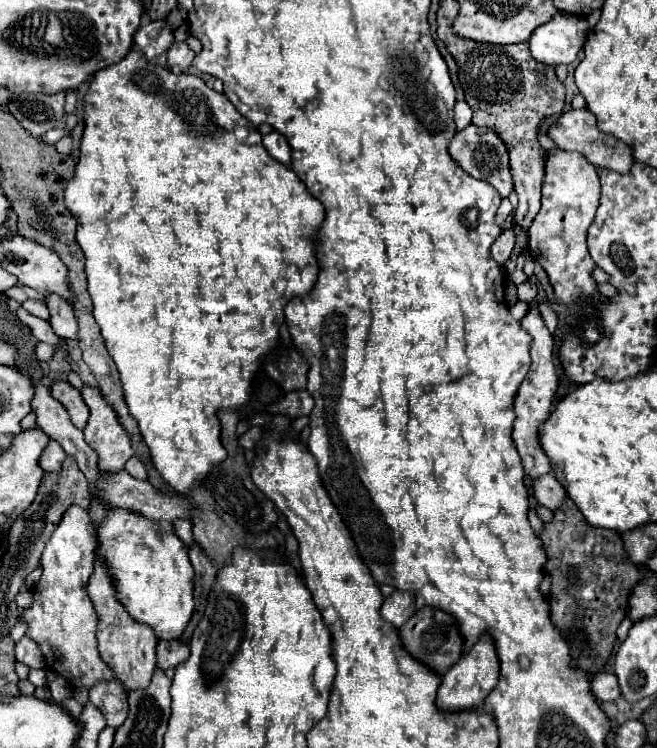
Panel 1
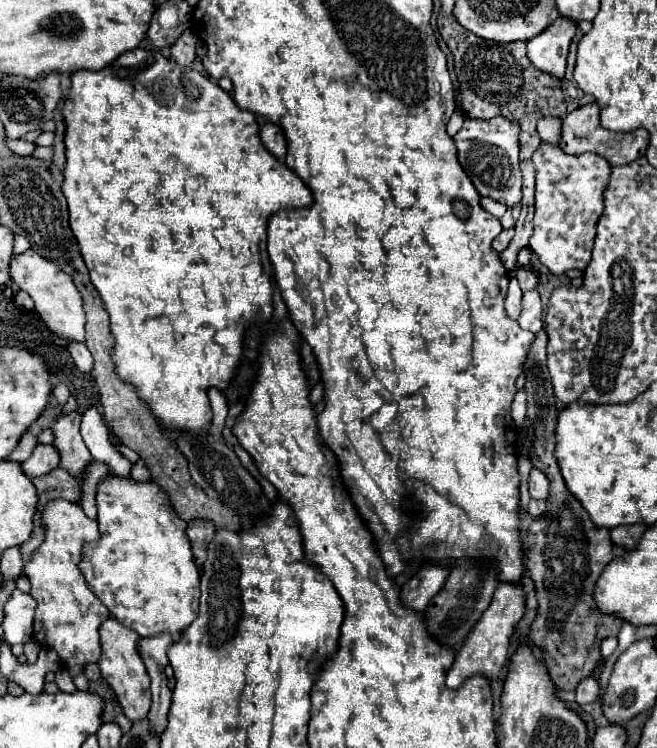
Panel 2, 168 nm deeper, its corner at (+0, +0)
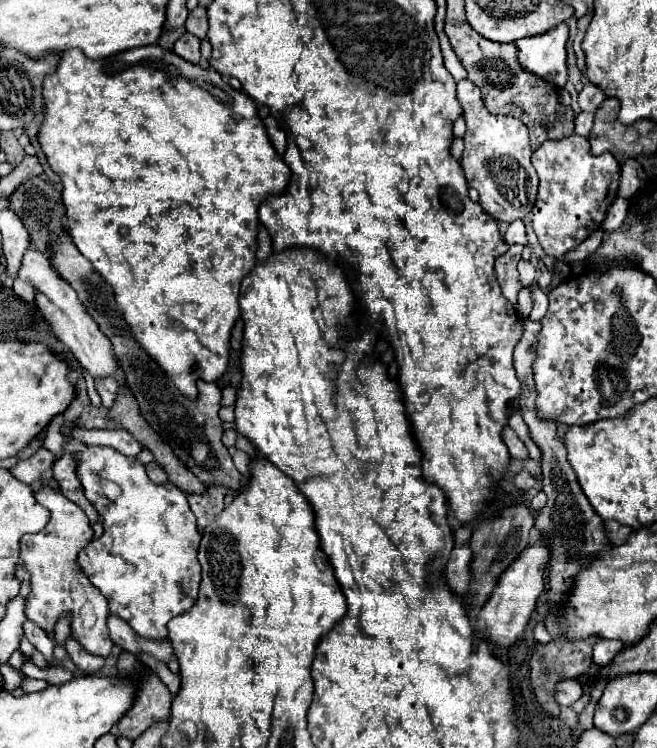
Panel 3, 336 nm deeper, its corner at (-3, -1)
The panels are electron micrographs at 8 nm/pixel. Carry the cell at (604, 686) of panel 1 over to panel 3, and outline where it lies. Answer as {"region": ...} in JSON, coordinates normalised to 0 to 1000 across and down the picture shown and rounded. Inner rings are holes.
{"region":[[[863,908],[860,913],[851,913],[845,929],[848,929],[848,940],[872,943],[887,929],[887,916],[878,908]]]}

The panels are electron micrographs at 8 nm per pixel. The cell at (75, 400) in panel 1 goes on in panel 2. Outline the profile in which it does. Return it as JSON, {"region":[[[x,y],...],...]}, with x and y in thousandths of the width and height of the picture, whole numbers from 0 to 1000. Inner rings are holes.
{"region":[[[107,551],[100,556],[88,556],[79,570],[85,580],[82,596],[91,604],[91,626],[104,628],[116,642],[125,642],[131,623],[140,618],[140,607],[122,583],[122,561],[125,556],[119,551]]]}

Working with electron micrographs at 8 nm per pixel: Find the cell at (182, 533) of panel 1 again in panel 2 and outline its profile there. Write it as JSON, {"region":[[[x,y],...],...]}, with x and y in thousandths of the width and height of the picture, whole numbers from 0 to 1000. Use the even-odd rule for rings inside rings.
{"region":[[[146,545],[131,548],[131,553],[125,556],[125,586],[137,602],[137,607],[143,610],[143,615],[158,618],[167,623],[167,628],[174,634],[186,634],[195,636],[201,620],[174,602],[174,596],[164,591],[167,586],[167,575],[158,570],[155,556]]]}

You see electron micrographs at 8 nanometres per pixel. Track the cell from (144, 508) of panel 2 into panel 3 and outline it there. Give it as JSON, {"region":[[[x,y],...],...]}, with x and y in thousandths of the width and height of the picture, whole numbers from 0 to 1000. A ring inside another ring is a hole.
{"region":[[[129,598],[117,606],[117,614],[117,632],[129,654],[129,664],[145,675],[160,707],[151,721],[120,737],[120,755],[135,777],[157,793],[172,822],[193,830],[205,846],[221,854],[254,854],[254,833],[294,811],[306,779],[306,755],[300,750],[306,715],[282,659],[260,646],[230,646],[221,632],[221,622],[215,622],[205,611],[190,611],[166,598]]]}

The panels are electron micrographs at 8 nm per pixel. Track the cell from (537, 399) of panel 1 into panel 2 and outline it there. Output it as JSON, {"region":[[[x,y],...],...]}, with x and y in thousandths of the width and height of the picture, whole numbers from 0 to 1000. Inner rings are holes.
{"region":[[[791,521],[779,537],[779,559],[785,567],[795,567],[801,559],[801,527],[798,527],[798,521]]]}

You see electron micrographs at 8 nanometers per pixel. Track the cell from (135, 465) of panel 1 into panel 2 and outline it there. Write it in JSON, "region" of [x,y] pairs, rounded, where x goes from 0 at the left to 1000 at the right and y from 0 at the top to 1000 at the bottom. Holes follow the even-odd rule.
{"region":[[[213,612],[204,623],[201,623],[201,639],[210,644],[222,644],[228,642],[228,628],[222,626],[222,618]]]}

